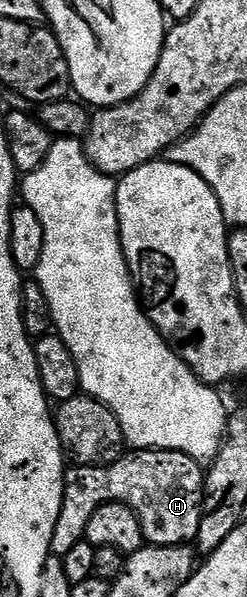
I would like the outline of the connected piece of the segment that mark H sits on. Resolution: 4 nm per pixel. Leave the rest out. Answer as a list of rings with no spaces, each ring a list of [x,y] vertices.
[[[134,449],[123,452],[119,461],[111,465],[71,464],[64,475],[64,495],[60,515],[56,519],[56,531],[52,531],[51,554],[55,557],[68,555],[76,543],[86,536],[88,519],[101,505],[119,501],[127,505],[140,519],[142,535],[146,545],[190,545],[198,536],[202,518],[202,498],[206,488],[204,469],[197,461],[175,449]]]

